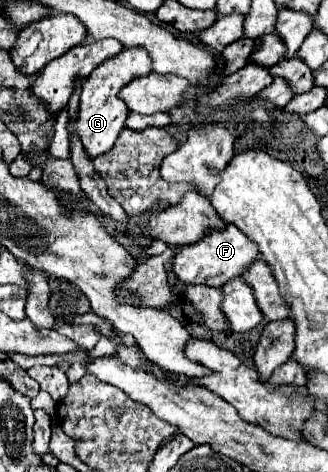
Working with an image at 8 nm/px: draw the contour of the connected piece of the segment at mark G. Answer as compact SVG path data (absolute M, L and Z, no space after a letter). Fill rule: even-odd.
M131 48L131 50L123 50L119 56L113 56L111 60L105 60L99 68L95 68L95 72L85 80L85 84L81 86L81 96L79 96L79 110L77 110L77 118L75 122L71 122L67 126L69 136L77 136L79 142L83 144L85 154L93 160L105 152L109 152L119 136L119 132L125 126L127 120L127 106L119 104L117 92L131 82L137 76L145 76L149 74L151 68L151 60L145 54L143 48Z

